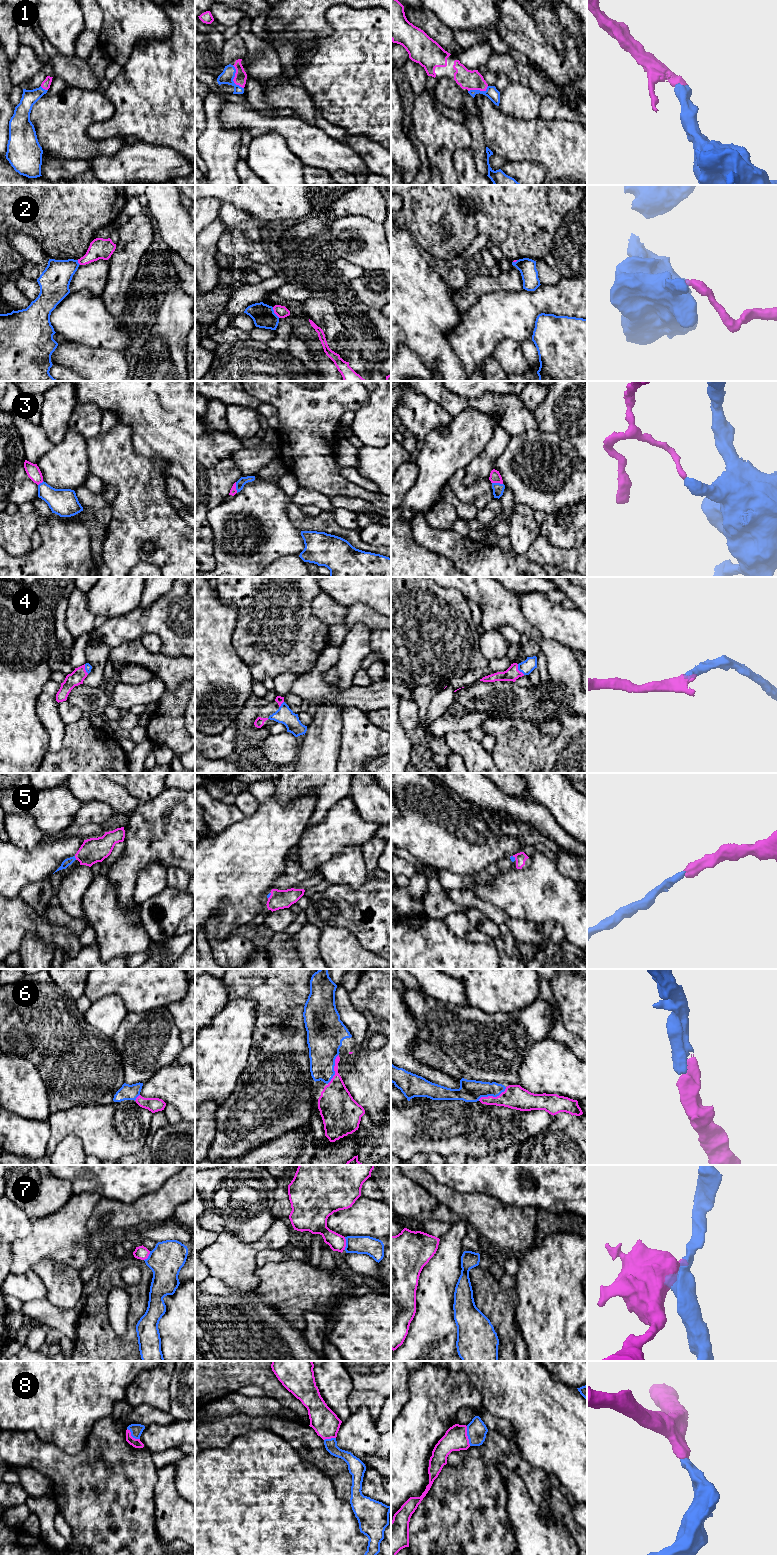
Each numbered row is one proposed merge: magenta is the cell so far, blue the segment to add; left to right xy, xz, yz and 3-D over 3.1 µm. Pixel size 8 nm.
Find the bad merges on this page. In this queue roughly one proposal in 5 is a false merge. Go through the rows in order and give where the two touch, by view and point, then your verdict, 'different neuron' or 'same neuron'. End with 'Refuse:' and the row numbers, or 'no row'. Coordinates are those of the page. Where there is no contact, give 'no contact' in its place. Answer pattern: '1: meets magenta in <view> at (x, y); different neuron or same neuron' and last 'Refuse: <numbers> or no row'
1: meets magenta in xz at (234, 78); same neuron
2: meets magenta in xz at (274, 312); different neuron
3: meets magenta in xz at (235, 487); different neuron
4: meets magenta in yz at (518, 670); same neuron
5: meets magenta in xy at (75, 857); same neuron
6: meets magenta in yz at (492, 1096); same neuron
7: meets magenta in xz at (345, 1243); different neuron
8: meets magenta in yz at (467, 1436); same neuron
Refuse: 2, 3, 7

